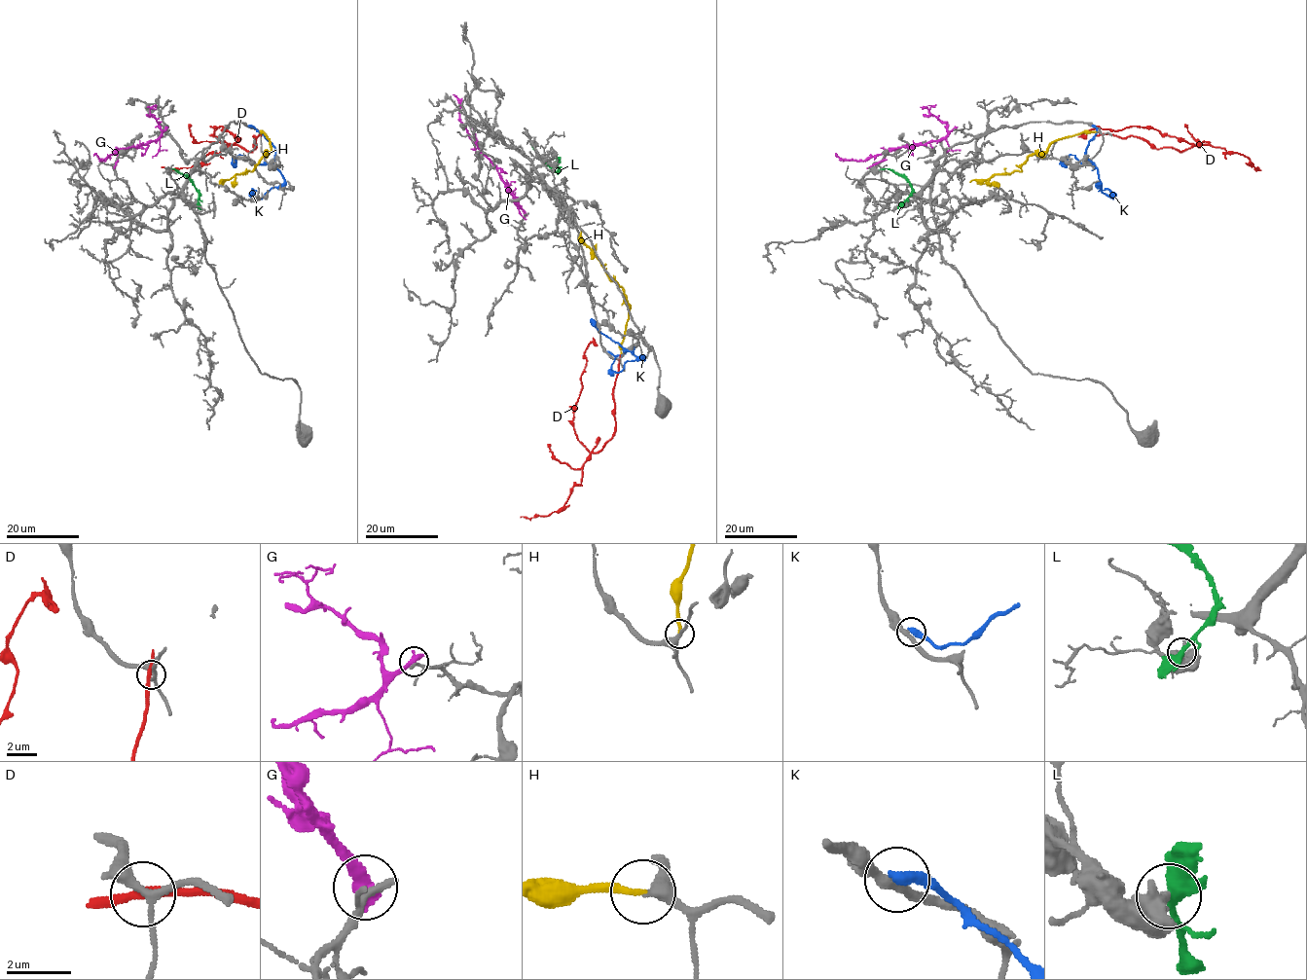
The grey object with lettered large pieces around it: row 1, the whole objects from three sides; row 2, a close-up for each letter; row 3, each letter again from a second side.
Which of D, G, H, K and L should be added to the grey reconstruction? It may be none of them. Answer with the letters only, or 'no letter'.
H

